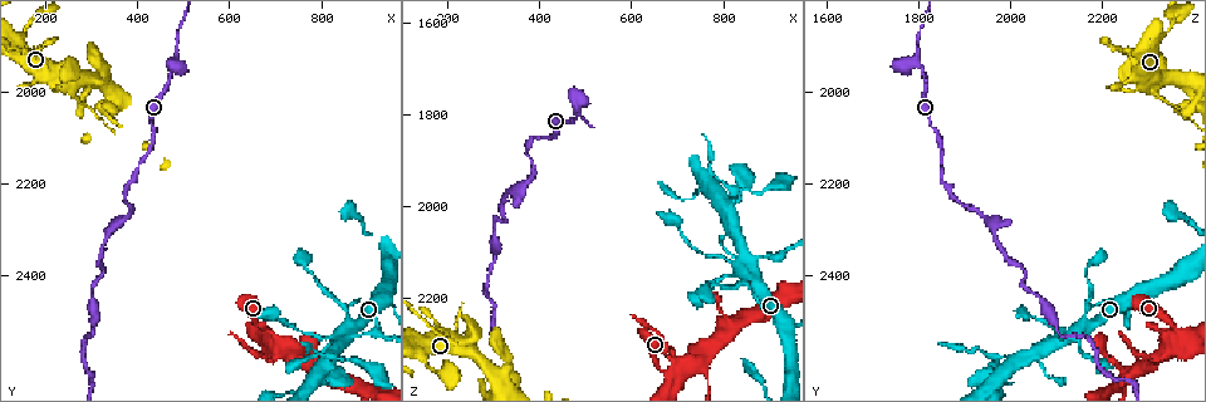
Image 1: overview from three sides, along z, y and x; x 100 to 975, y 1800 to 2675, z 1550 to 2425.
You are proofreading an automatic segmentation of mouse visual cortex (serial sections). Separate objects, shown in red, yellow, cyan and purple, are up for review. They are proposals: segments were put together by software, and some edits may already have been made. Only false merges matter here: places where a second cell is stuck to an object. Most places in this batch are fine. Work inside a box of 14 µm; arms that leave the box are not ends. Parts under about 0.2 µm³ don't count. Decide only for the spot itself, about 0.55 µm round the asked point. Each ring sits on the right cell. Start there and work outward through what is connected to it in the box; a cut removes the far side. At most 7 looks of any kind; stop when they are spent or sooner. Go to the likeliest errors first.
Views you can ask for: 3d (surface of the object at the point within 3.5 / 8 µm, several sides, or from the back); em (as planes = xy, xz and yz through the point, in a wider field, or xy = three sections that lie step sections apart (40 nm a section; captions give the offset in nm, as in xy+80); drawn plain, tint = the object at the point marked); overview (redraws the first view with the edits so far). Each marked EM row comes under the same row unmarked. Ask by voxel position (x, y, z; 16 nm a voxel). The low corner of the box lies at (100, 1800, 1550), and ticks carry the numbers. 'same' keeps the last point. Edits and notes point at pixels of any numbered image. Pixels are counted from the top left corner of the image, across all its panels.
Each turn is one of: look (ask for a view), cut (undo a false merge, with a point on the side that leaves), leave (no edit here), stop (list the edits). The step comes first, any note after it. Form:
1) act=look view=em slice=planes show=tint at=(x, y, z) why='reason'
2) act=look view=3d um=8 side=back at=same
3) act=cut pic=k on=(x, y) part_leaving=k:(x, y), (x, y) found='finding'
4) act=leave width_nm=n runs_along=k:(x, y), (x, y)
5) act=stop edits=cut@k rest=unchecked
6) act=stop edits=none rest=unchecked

act=look view=3d um=3.5 at=(265, 1995, 2320) why='three-way junction'

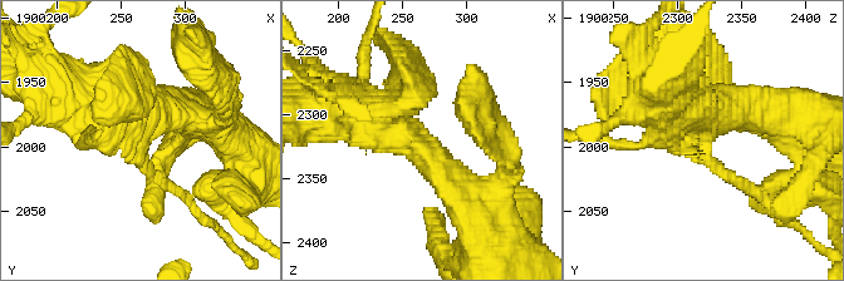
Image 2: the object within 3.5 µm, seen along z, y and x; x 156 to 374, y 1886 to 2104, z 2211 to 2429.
act=look view=em slice=xy step=3 show=tint at=(264, 1990, 2320) why='shape alone is not enough'

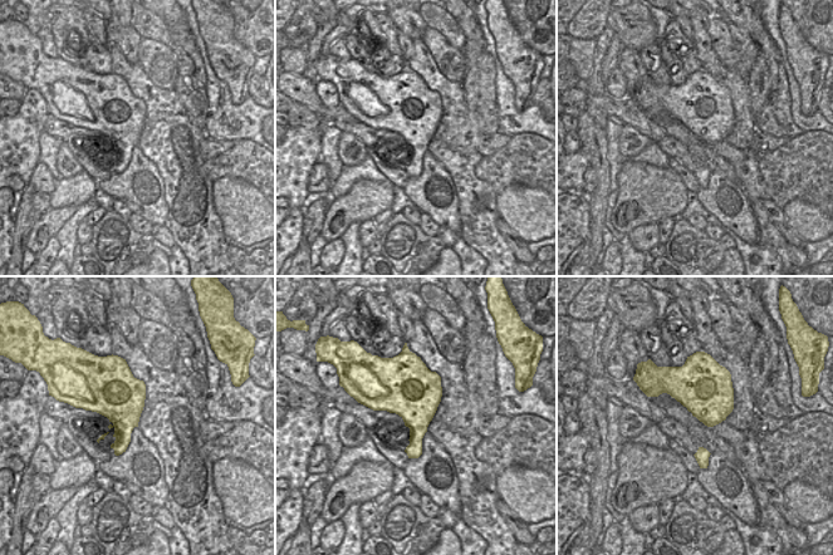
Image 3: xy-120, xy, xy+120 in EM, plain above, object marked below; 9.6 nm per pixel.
act=look view=em slice=xy step=1 show=tint at=same why='another direction'

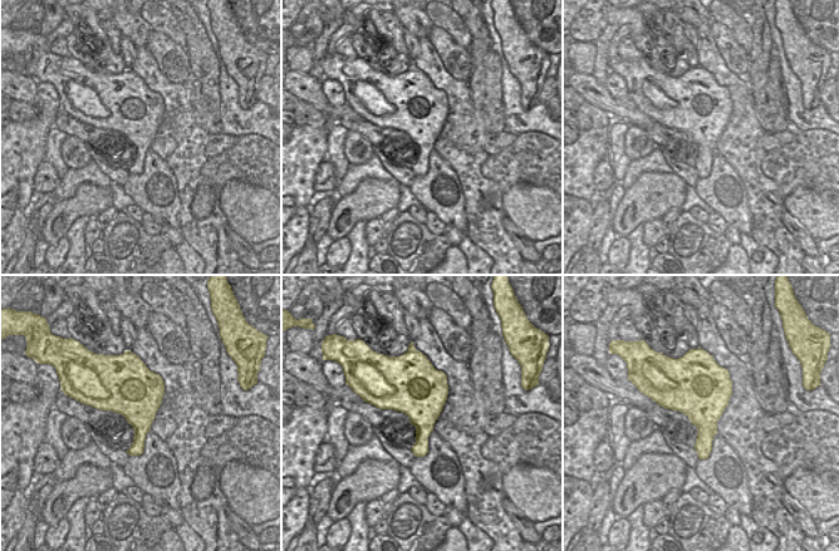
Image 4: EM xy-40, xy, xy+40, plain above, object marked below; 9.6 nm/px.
act=leave arm_widths_nm=100,400,600 runs_along=2:(81, 95), (123, 107), (173, 185) found='all the same cell'

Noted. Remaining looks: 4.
act=look view=3d um=3.5 at=(330, 2325, 1970)

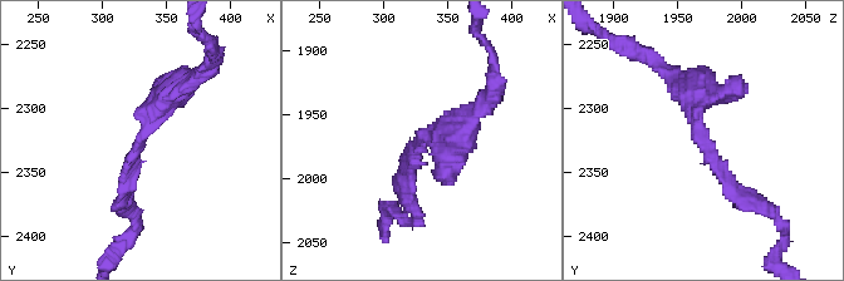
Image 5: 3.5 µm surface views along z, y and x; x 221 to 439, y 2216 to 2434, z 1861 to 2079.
act=look view=em slice=xy step=3 show=tint at=(328, 2326, 1976) arm_widths_nm=150,350 why='now the EM'

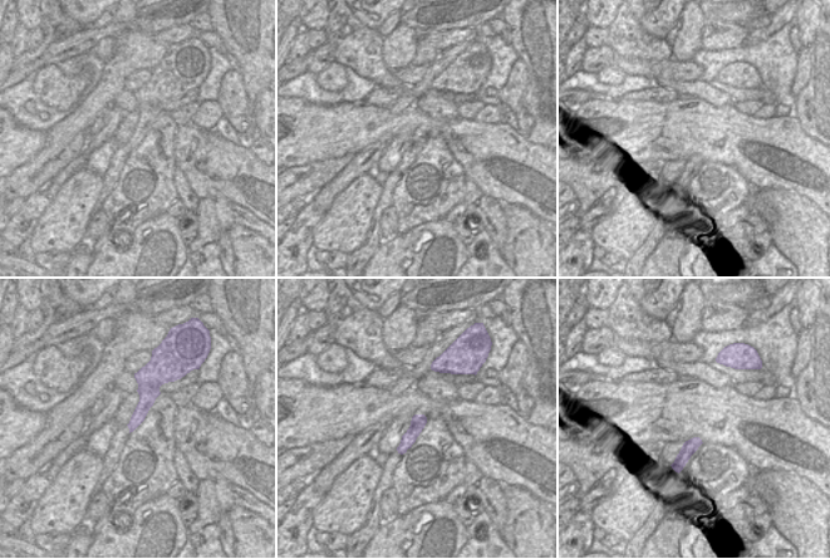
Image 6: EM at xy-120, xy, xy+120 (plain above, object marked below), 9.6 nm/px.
act=leave width_nm=140 runs_along=6:(421, 417), (401, 450) found='all the same cell'

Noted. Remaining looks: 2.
act=look view=3d um=8 at=(850, 2520, 2145) why='a narrow waist'

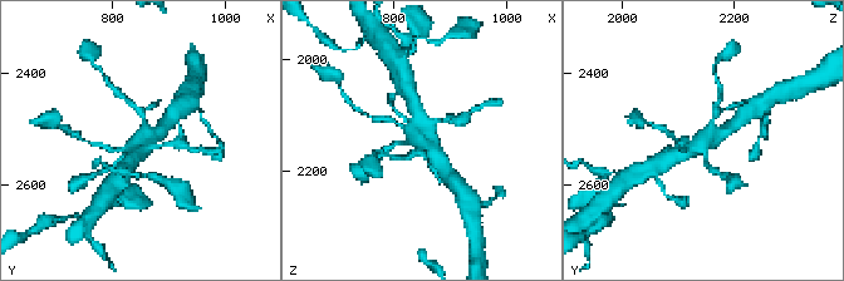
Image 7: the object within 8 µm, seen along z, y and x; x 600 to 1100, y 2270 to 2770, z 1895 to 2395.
act=look view=em slice=xy step=1 show=tint at=(845, 2520, 2145) why='now the EM'

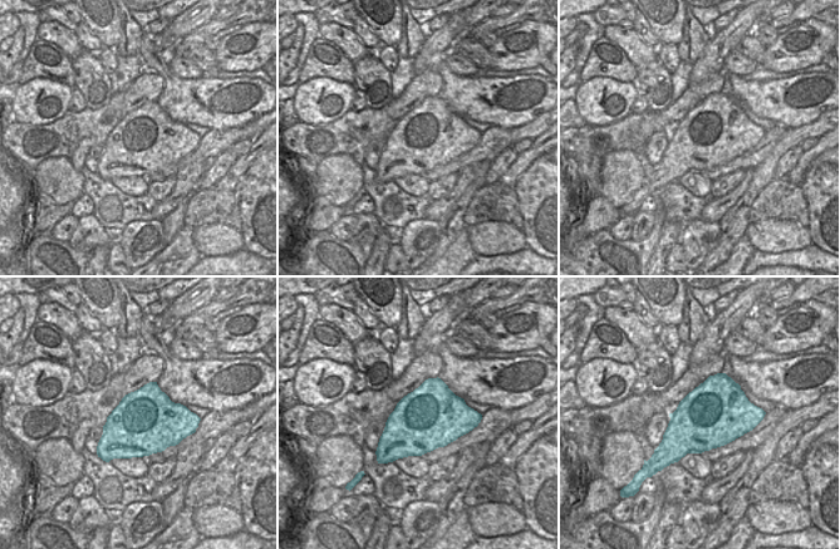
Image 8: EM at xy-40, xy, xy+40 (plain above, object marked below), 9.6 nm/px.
act=leave width_nm=600 runs_along=7:(445, 164), (418, 139), (416, 109) found='continuous, no second cell'

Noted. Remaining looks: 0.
act=stop edits=none rest=unchecked

